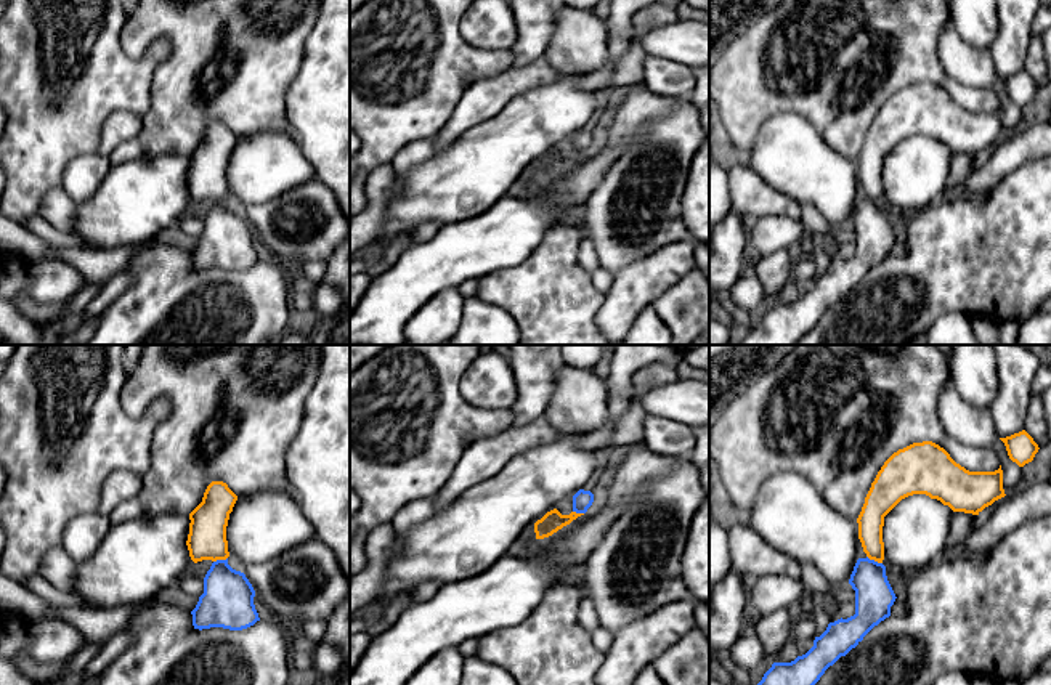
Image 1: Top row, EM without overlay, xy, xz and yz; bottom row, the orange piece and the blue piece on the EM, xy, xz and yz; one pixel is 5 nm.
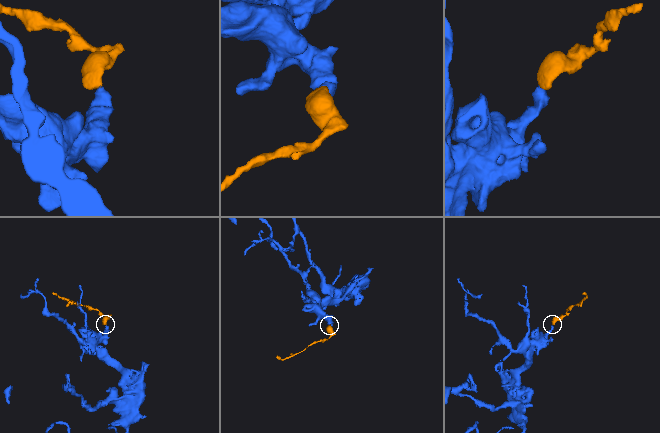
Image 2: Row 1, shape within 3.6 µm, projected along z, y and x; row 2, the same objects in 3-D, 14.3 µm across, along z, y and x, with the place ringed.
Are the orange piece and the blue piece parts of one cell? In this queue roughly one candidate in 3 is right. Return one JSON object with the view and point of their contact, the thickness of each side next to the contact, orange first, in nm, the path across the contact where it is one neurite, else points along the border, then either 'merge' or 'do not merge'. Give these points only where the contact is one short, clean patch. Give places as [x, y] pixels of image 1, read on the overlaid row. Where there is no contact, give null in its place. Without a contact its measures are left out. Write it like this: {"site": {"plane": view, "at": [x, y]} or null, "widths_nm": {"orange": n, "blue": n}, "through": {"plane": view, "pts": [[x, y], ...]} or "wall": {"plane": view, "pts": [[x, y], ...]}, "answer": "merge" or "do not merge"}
{"site": {"plane": "yz", "at": [875, 560]}, "widths_nm": {"orange": 130, "blue": 190}, "through": {"plane": "yz", "pts": [[870, 520], [875, 560], [873, 594]]}, "answer": "merge"}

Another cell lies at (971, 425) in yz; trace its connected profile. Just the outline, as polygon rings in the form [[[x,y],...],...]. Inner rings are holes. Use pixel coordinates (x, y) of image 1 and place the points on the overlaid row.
[[[948,380],[939,398],[939,420],[948,436],[972,448],[992,449],[996,436],[988,411],[968,404]]]

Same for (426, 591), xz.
[[[422,582],[414,589],[414,603],[420,603],[425,600],[430,600],[438,589],[441,587],[441,584],[438,582]]]

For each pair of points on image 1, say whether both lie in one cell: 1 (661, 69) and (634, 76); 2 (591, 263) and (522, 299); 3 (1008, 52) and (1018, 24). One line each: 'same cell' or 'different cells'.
1: different cells
2: different cells
3: same cell

